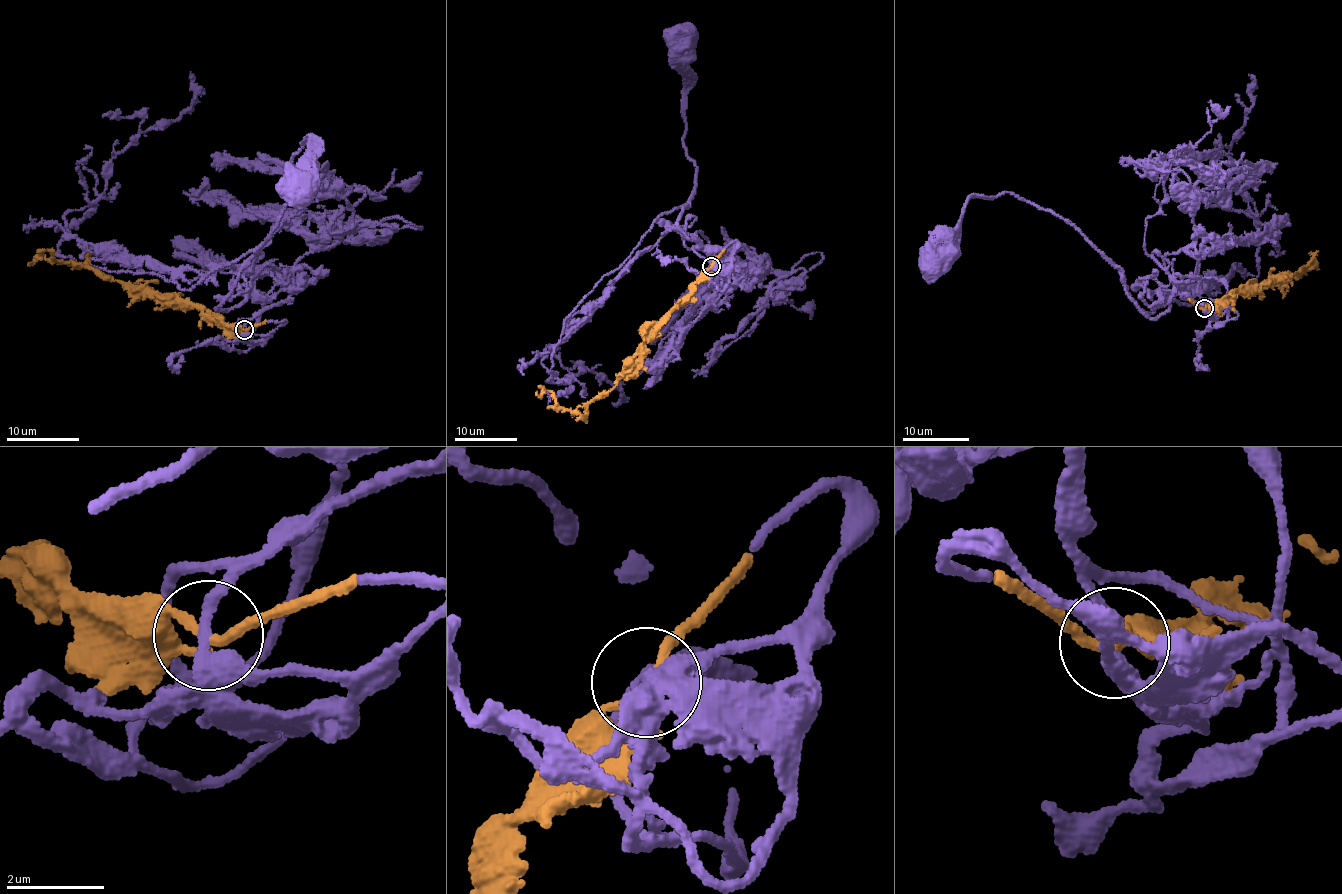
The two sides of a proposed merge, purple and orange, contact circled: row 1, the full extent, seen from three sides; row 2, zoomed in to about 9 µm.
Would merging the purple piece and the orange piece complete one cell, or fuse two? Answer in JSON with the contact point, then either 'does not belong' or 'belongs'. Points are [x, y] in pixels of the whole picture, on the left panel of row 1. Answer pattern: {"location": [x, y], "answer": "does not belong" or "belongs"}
{"location": [244, 329], "answer": "belongs"}

